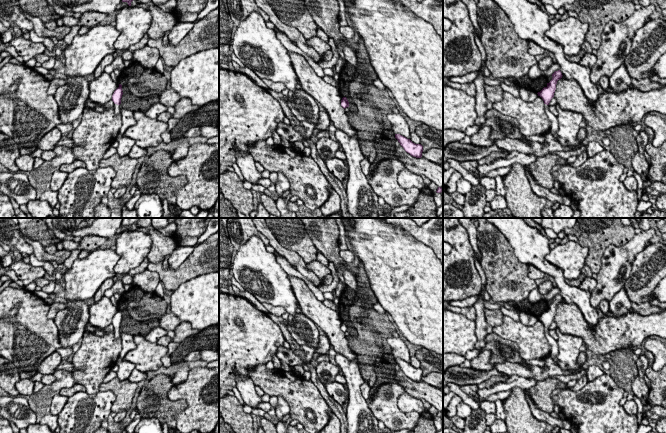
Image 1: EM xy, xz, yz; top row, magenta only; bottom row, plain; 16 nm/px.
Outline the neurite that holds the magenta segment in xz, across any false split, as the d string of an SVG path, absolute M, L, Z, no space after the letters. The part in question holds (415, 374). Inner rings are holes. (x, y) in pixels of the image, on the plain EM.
M395 358L395 362L398 364L400 369L404 372L404 374L409 377L411 380L416 382L422 381L423 376L423 370L421 368L415 368L410 363L407 363L406 361Z

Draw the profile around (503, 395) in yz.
M511 390L502 391L488 396L486 400L495 403L496 400L501 400L501 401L505 400L506 398L509 397L510 394L511 394Z

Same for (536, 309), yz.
M525 299L521 302L509 302L511 305L513 305L516 309L519 310L519 312L525 312L530 315L534 315L536 317L540 316L546 307L546 300L541 300L536 303L530 303L528 299Z

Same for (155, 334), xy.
M155 327L153 328L148 334L144 335L144 338L147 341L156 343L161 337L167 335L166 330L164 330L162 327Z

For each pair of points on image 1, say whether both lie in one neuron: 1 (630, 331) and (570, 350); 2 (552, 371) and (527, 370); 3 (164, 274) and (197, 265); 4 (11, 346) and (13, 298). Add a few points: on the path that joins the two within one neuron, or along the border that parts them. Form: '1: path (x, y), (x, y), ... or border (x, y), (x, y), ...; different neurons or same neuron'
1: border (562, 332), (577, 335), (584, 343); different neurons
2: path (546, 372), (533, 372); same neuron
3: path (172, 274), (182, 274), (189, 269); same neuron
4: path (13, 334), (13, 310); same neuron

